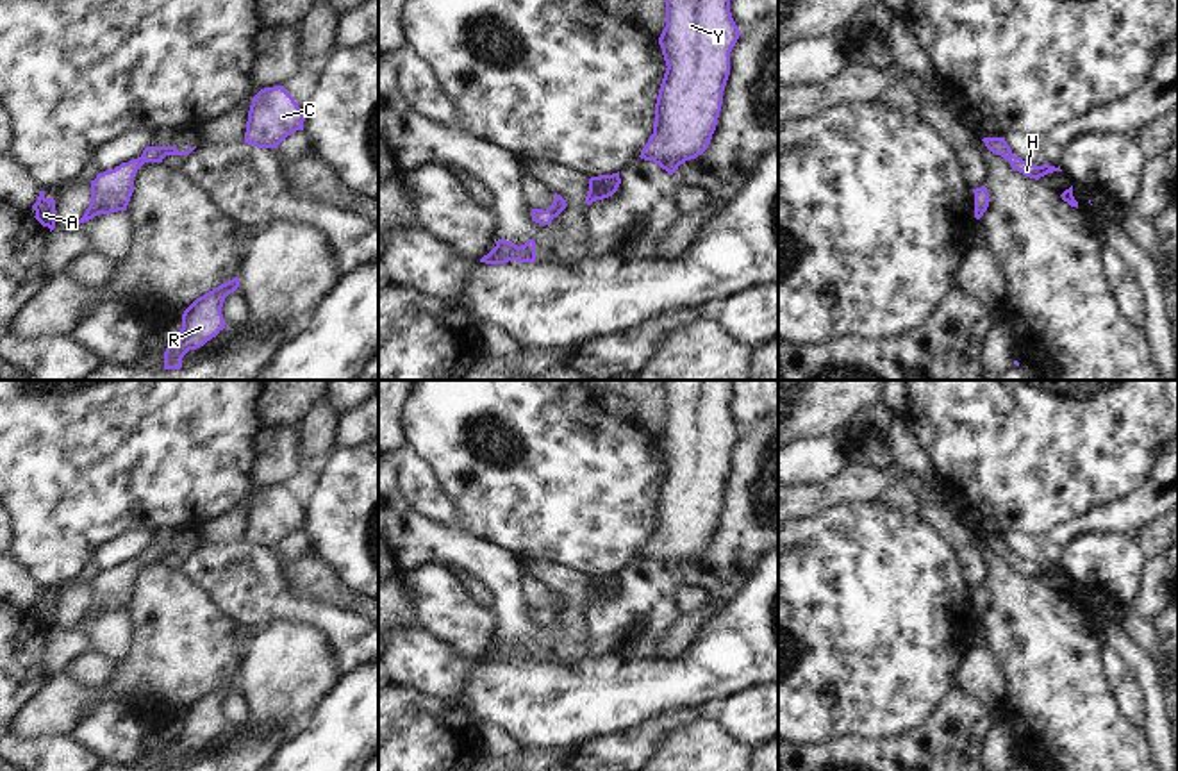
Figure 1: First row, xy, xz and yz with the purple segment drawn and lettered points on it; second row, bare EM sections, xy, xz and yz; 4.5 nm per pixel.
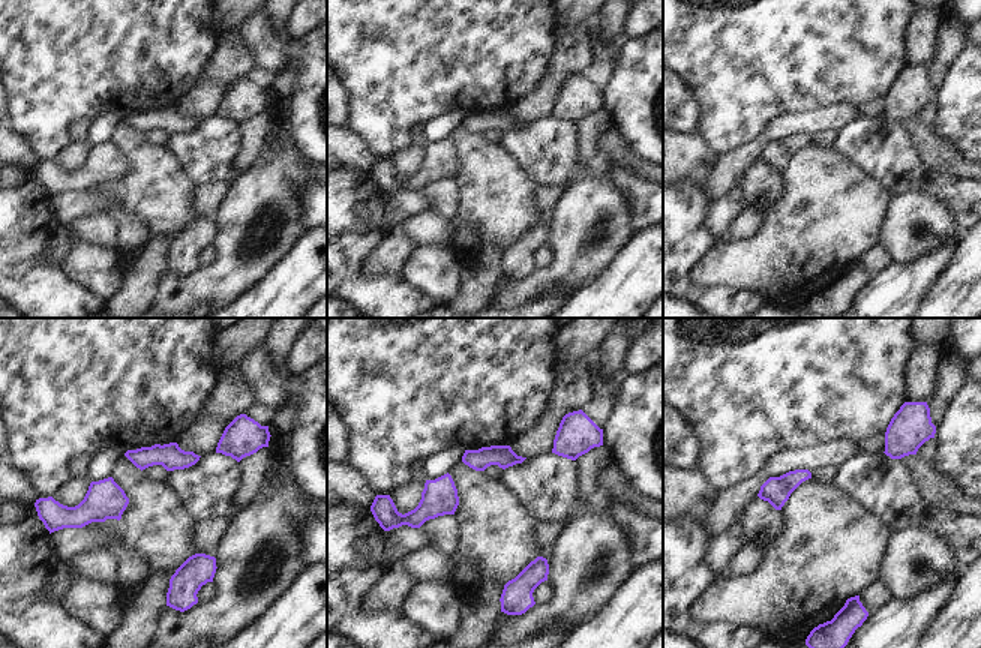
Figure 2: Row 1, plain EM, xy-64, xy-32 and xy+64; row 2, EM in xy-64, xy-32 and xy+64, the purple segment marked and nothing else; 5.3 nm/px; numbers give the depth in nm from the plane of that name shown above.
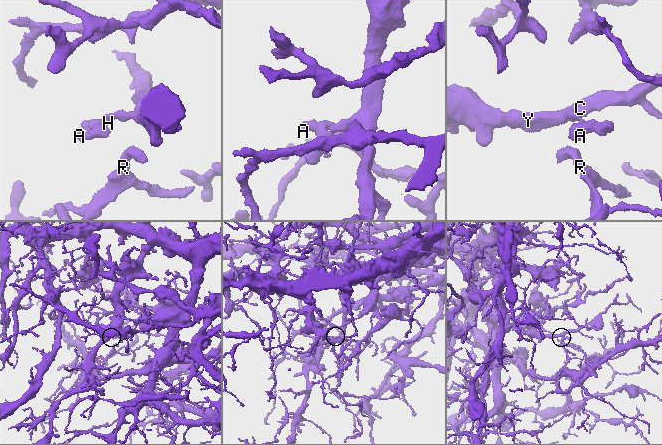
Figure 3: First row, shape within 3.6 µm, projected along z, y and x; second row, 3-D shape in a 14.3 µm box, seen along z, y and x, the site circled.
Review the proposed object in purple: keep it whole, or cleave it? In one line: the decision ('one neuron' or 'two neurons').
one neuron

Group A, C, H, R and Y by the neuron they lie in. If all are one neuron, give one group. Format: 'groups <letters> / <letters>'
groups A C H R Y

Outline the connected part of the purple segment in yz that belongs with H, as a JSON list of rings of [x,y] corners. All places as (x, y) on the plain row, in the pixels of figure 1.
[[[983,537],[982,541],[992,553],[1001,555],[1003,559],[1010,562],[1014,569],[1017,569],[1019,573],[1030,578],[1039,580],[1041,576],[1048,573],[1062,571],[1060,566],[1058,568],[1049,564],[1037,566],[1037,564],[1023,560],[1021,557],[1016,557],[1010,546],[1007,544],[1005,537]]]

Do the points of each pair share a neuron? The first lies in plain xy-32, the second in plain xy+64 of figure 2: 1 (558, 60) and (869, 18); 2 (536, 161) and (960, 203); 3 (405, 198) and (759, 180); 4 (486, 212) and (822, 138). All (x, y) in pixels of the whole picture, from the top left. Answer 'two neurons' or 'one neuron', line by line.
1: two neurons
2: one neuron
3: two neurons
4: two neurons

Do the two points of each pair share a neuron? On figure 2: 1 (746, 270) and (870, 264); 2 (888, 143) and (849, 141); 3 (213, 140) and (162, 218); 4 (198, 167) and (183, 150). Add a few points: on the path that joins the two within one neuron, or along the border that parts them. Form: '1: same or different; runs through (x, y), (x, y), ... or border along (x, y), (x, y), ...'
1: different; border along (878, 242), (858, 258)
2: same; runs through (879, 144), (858, 141)
3: different; border along (167, 149), (194, 186)
4: same; runs through (195, 162), (188, 155)

